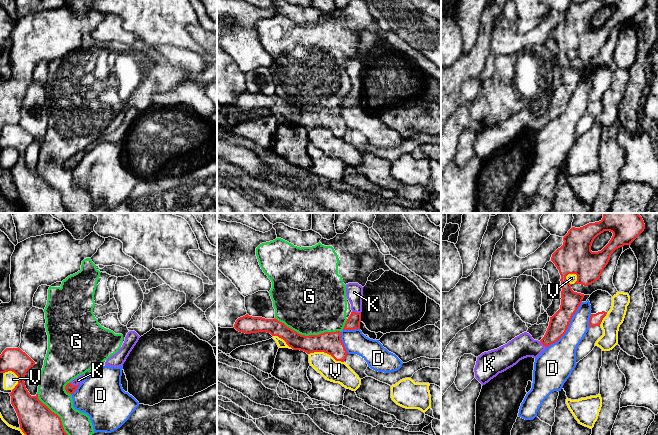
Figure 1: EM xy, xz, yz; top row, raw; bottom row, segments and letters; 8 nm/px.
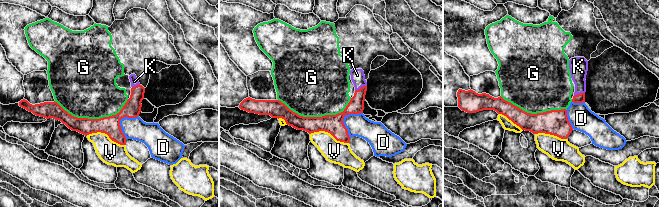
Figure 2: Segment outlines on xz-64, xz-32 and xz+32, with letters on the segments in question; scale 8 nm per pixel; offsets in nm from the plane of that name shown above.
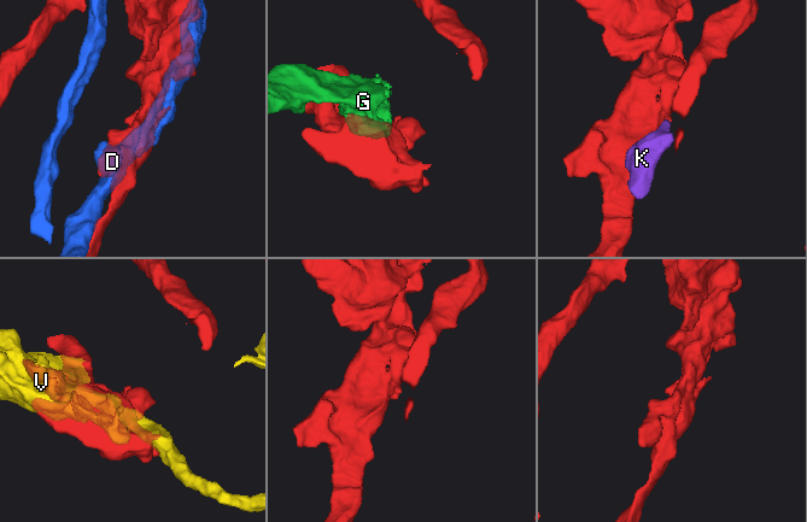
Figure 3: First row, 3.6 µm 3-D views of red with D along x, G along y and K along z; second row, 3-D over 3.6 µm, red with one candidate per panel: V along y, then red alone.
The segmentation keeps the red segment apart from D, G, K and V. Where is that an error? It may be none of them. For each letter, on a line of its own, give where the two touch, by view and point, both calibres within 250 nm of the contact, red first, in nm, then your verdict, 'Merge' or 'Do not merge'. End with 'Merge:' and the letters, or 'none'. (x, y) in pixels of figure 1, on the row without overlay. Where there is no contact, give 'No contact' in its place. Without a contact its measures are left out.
D: Touches red at yz (568, 102). Thickness 160 nm (red) against 240 nm. Do not merge
G: Touches red at xz (309, 111). Thickness 180 nm (red) against 500 nm. Do not merge
K: Touches red at xy (75, 162). Thickness 70 nm (red) against 60 nm. Merge
V: Touches red at xz (326, 128). Thickness 180 nm (red) against 180 nm. Do not merge
Merge: K

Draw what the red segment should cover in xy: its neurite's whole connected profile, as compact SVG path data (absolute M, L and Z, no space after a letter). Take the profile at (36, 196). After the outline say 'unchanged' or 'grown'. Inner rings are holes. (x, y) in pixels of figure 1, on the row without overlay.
M19 123L6 124L0 131L0 149L14 148L19 156L12 166L11 180L19 194L20 205L26 213L70 213L63 204L61 194L26 165L26 148L35 138Z; unchanged

